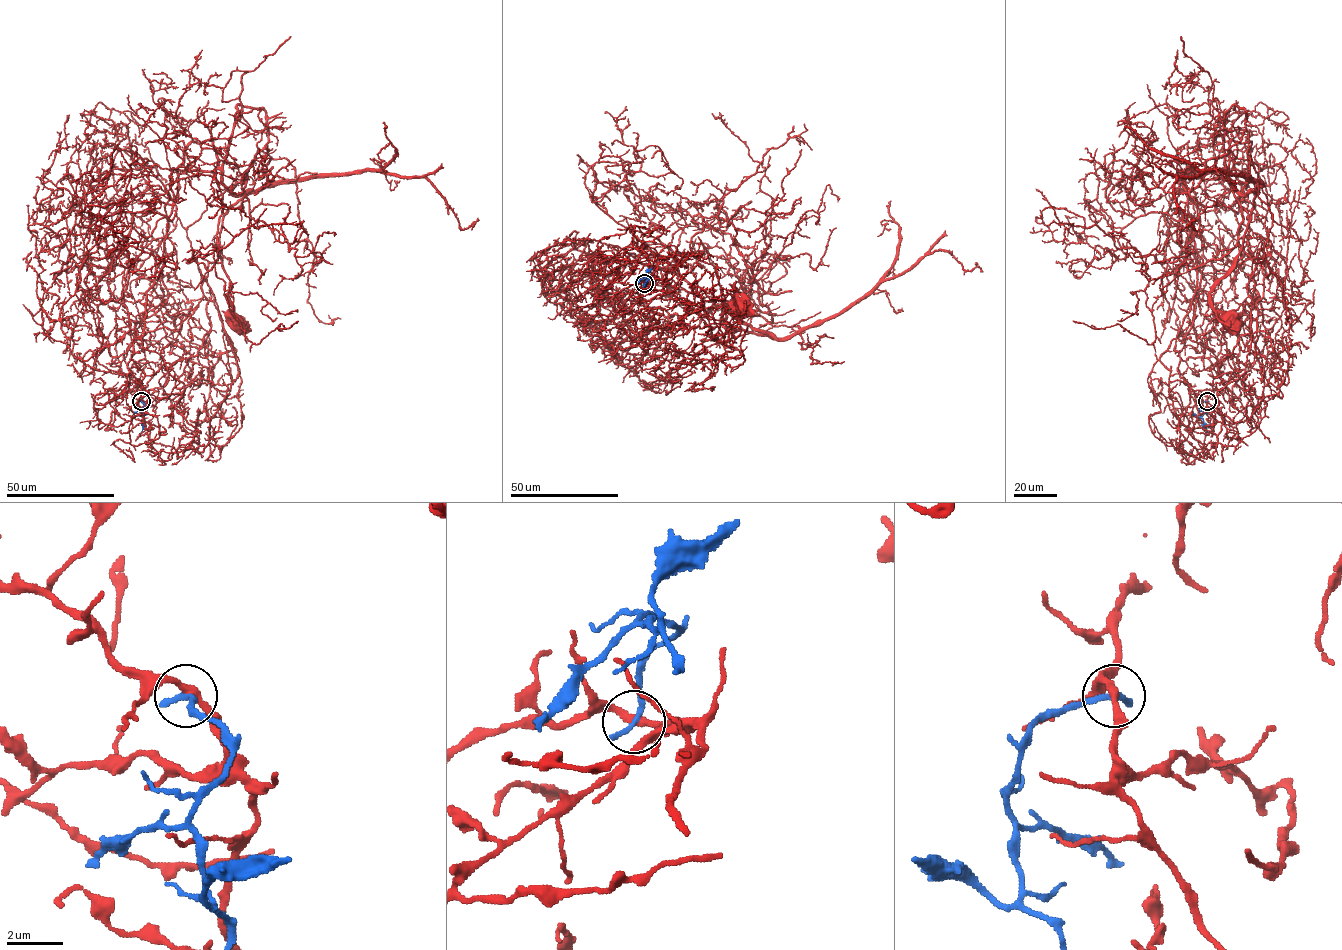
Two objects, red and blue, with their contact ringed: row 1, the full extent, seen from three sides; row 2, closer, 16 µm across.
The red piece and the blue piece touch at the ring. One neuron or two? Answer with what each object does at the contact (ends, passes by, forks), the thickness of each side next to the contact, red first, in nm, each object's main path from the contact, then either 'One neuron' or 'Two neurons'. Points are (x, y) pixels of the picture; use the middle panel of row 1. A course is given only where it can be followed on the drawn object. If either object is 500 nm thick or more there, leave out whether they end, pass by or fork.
At the ring red passes by. At the ring blue ends. Thickness 280 nm (red) against 240 nm. Course of red: (644, 283), (611, 288), (648, 246), (635, 236), (659, 279), (674, 259), (723, 319), (732, 287), (739, 308). Course of blue: (644, 283), (647, 276), (644, 276), (647, 279), (642, 288). Two neurons

